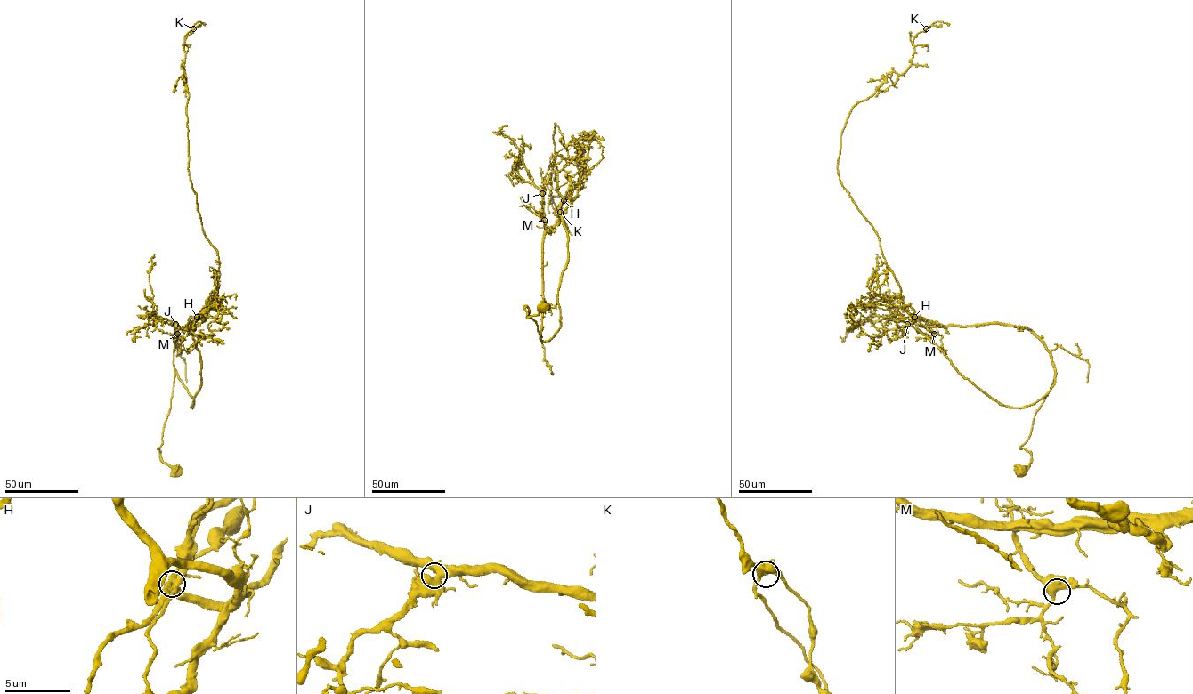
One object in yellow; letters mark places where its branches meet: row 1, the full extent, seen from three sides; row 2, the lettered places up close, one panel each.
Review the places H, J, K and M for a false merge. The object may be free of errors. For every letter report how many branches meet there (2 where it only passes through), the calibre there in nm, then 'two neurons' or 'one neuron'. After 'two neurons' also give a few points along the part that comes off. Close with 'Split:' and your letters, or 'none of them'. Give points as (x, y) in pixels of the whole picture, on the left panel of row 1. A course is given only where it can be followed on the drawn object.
H: branches 4; calibre 550 nm; two neurons; course (197, 317), (203, 311), (212, 290)
J: branches 4; calibre 500 nm; one neuron
K: branches 4; calibre 480 nm; one neuron
M: branches 4; calibre 480 nm; one neuron
Split: H

